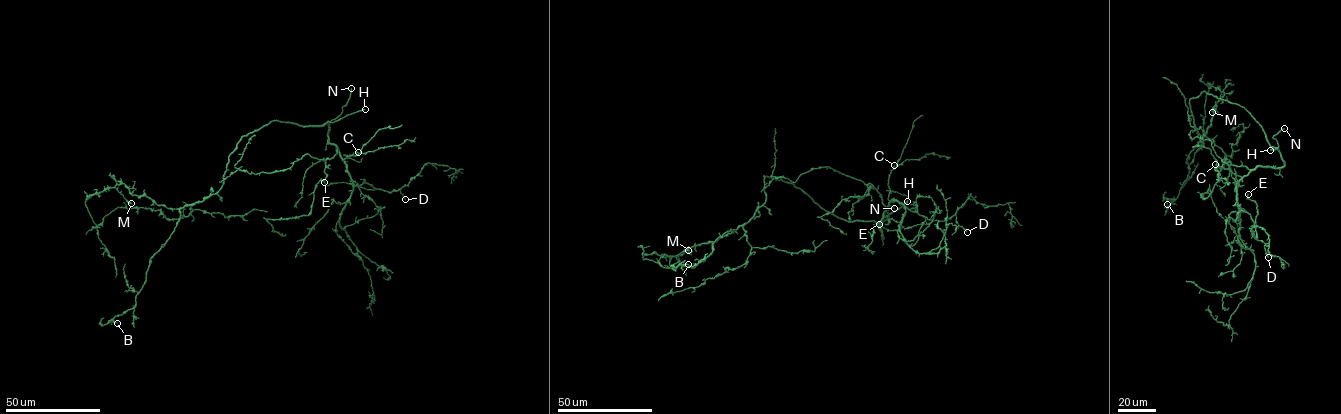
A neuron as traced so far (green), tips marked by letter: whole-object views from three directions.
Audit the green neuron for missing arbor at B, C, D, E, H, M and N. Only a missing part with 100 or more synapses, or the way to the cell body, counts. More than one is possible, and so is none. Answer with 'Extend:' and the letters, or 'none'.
Extend: H

